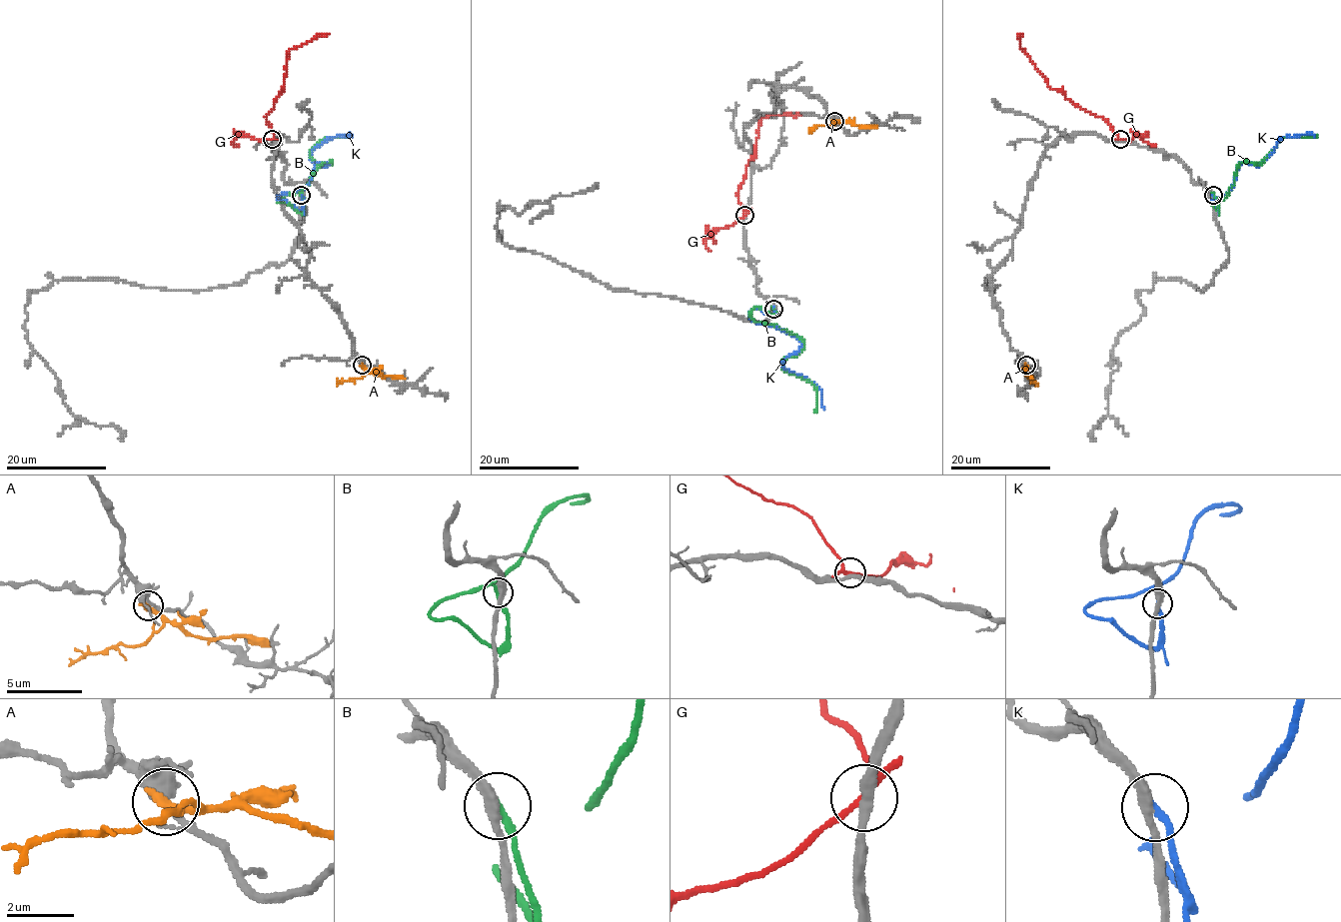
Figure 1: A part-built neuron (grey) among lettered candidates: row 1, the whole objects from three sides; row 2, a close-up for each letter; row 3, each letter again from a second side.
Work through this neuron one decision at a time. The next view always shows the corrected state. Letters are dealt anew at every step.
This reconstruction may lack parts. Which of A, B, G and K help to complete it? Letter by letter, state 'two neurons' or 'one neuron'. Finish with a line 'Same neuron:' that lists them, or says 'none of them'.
A: two neurons
B: two neurons
G: two neurons
K: one neuron
Same neuron: K

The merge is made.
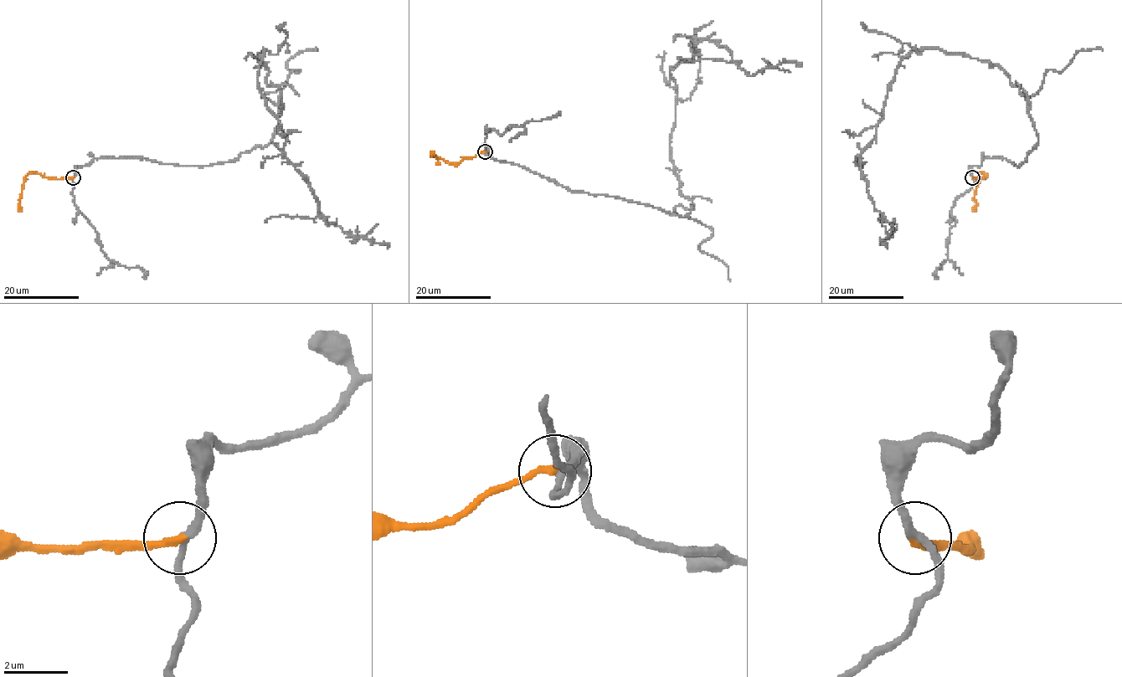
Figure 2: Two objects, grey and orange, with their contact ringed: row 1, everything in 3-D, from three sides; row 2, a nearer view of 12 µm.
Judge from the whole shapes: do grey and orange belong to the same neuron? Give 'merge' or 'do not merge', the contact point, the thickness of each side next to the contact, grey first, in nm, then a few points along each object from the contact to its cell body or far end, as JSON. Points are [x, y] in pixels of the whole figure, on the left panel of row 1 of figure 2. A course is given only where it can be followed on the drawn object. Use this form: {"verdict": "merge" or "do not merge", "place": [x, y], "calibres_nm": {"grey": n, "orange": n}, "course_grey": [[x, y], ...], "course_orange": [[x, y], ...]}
{"verdict": "merge", "place": [73, 177], "calibres_nm": {"grey": 240, "orange": 220}, "course_grey": [[73, 177], [95, 159], [208, 166], [265, 147], [280, 93], [264, 48], [285, 157], [327, 222], [388, 248]], "course_orange": [[73, 177], [48, 178], [30, 171], [24, 180], [18, 212]]}

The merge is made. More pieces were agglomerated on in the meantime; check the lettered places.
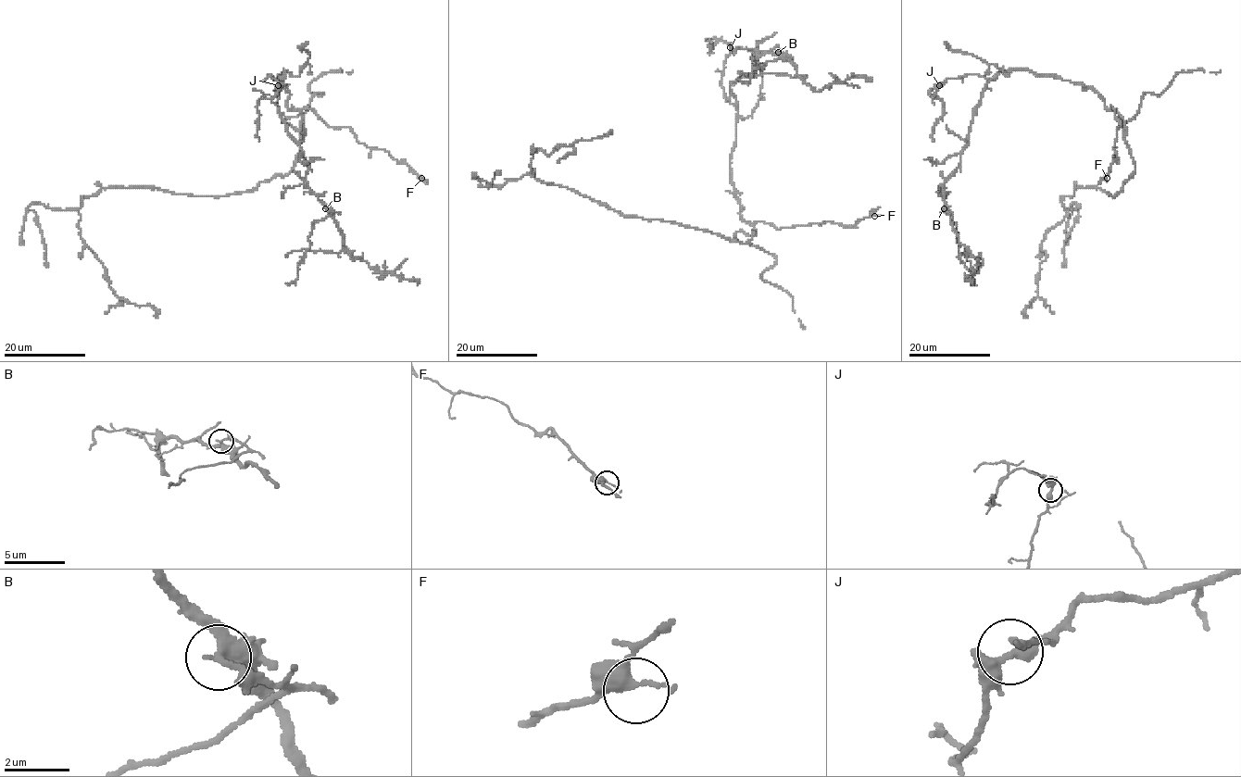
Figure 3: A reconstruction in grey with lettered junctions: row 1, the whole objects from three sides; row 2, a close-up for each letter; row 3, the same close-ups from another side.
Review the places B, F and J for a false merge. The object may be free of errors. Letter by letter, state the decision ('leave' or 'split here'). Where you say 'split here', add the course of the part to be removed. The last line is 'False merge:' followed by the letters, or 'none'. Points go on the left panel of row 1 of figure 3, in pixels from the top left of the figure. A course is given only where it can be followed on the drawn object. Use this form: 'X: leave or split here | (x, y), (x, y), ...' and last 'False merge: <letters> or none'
B: split here | (325, 208), (333, 211), (312, 223), (308, 237), (310, 246), (298, 266), (297, 279), (290, 283), (285, 282)
F: leave
J: leave
False merge: B

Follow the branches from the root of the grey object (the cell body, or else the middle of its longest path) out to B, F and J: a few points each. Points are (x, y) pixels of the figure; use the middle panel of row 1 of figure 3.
B: (753, 231), (740, 215), (732, 181), (737, 105), (730, 86), (760, 67), (759, 51), (778, 52)
F: (753, 231), (754, 224), (759, 220), (778, 229), (826, 221), (853, 227), (858, 220), (874, 216)
J: (753, 231), (754, 227), (740, 215), (730, 174), (737, 108), (725, 97), (721, 85), (730, 47)

